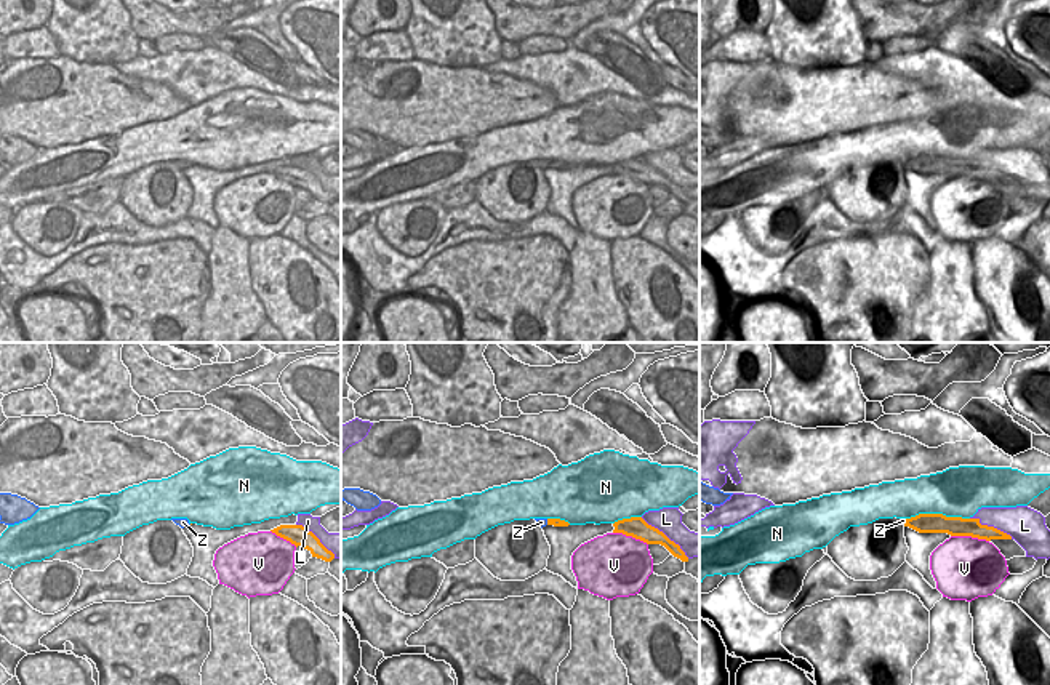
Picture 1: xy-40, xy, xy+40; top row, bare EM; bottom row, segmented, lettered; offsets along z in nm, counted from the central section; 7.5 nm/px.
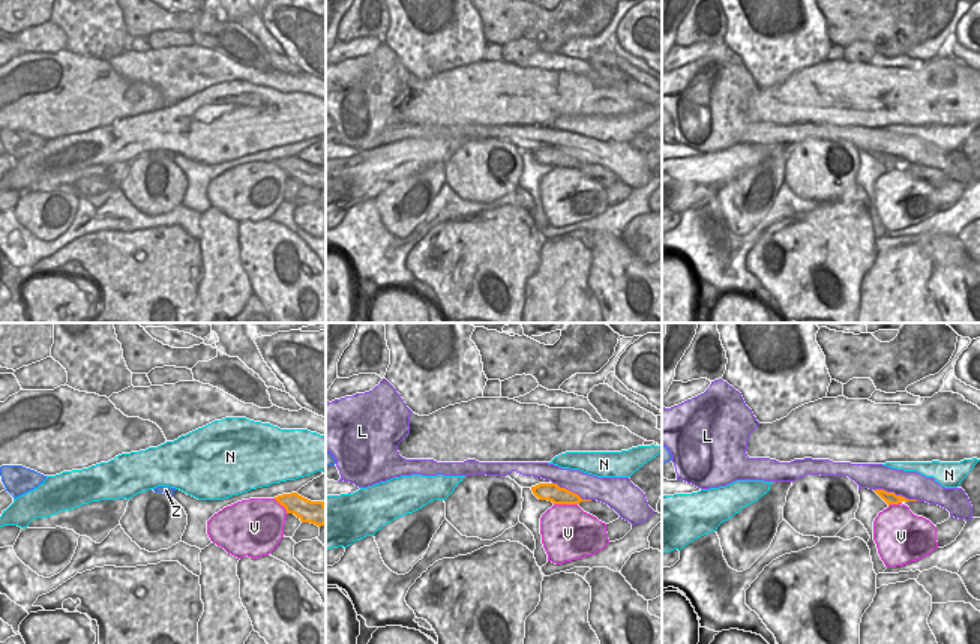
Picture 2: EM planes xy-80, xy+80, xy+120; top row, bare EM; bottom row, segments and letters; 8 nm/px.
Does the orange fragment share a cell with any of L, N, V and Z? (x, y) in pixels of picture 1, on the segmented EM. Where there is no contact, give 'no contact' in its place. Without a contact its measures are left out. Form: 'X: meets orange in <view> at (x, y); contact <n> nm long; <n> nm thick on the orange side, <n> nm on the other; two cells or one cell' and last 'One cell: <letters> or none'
L: meets orange in xy at (665, 535); contact 480 nm long; 160 nm thick on the orange side, 190 nm on the other; two cells
N: meets orange in xy+40 at (937, 514); contact 480 nm long; 140 nm thick on the orange side, 380 nm on the other; two cells
V: meets orange in xy+40 at (970, 535); contact 300 nm long; 140 nm thick on the orange side, 480 nm on the other; two cells
Z: meets orange in xy at (548, 522); contact 50 nm long; 70 nm thick on the orange side, 70 nm on the other; one cell
One cell: Z

